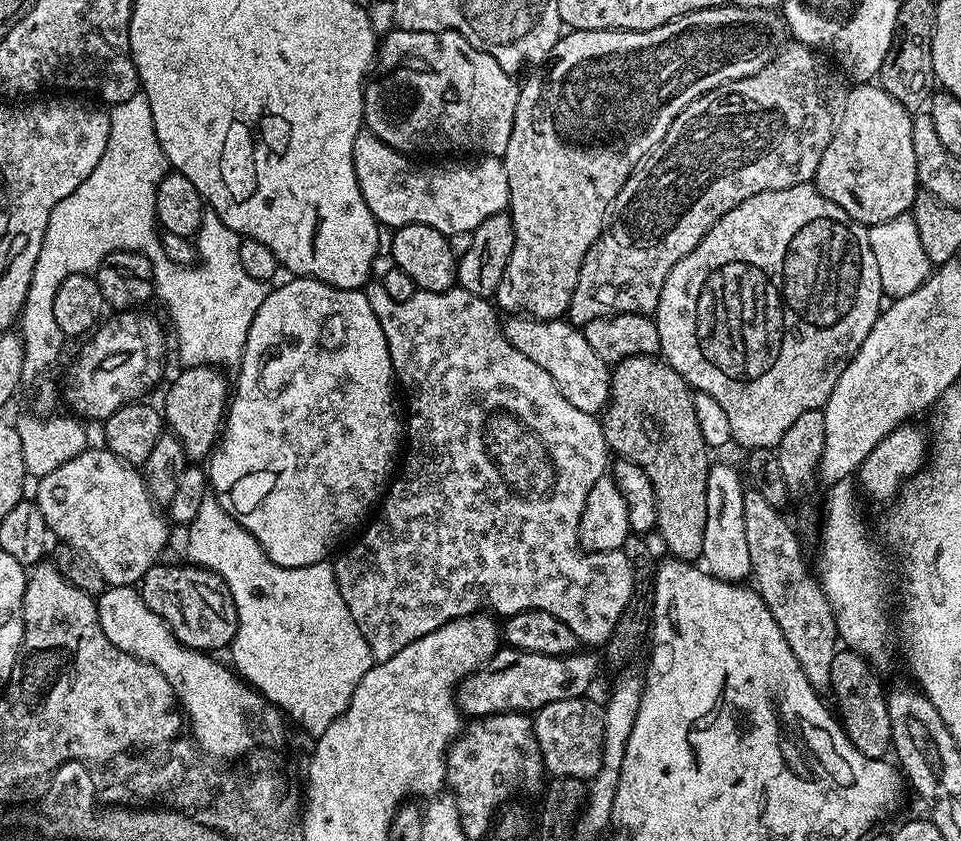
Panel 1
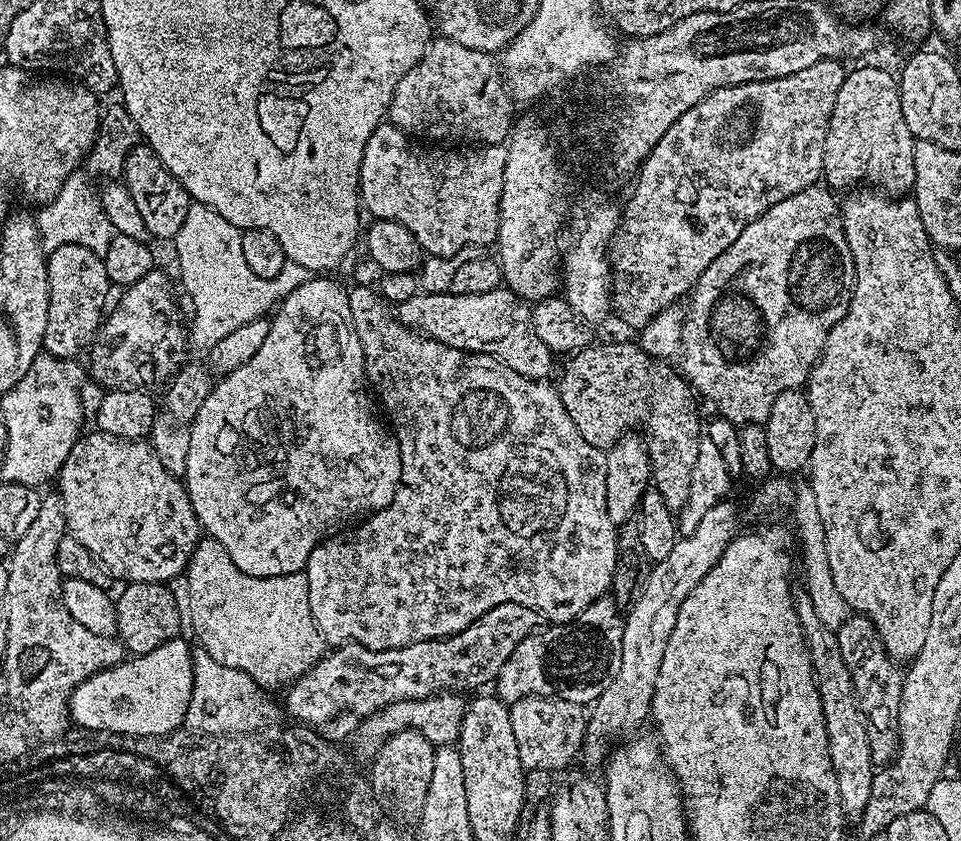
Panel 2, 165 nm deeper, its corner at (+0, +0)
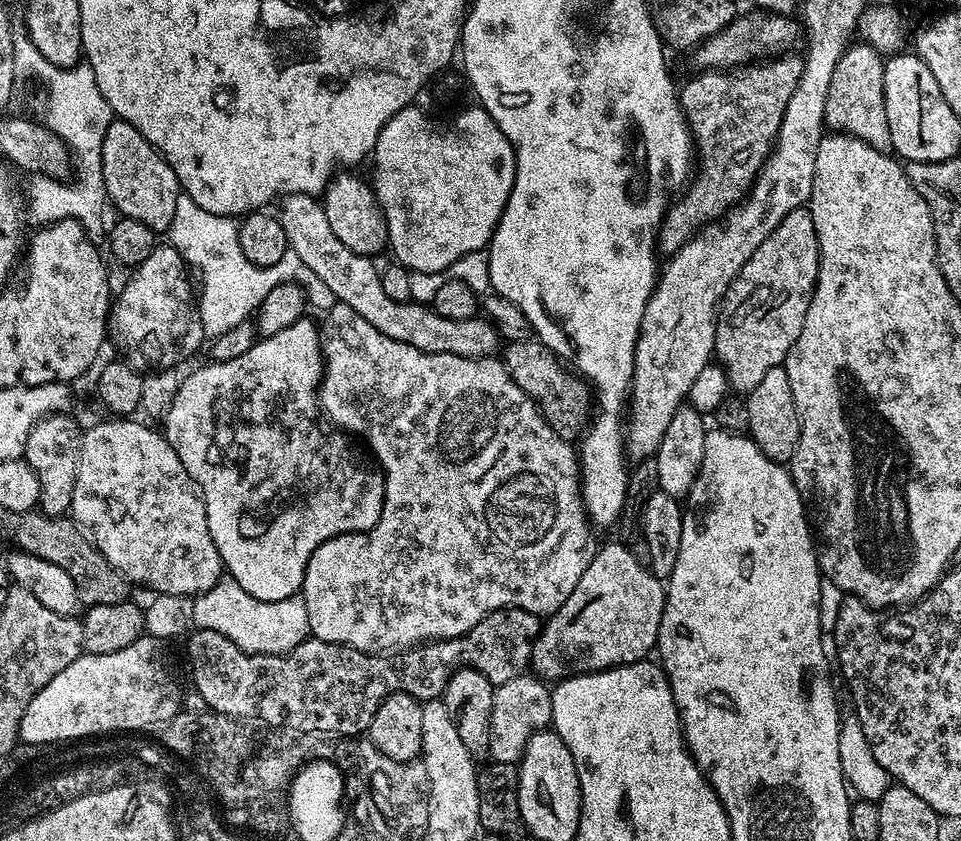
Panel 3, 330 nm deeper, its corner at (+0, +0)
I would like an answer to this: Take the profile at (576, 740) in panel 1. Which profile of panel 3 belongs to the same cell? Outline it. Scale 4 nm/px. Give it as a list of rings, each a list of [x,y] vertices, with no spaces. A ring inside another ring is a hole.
[[[532,674],[510,678],[510,682],[495,685],[494,706],[490,710],[490,734],[487,755],[498,764],[516,764],[524,755],[524,747],[535,732],[543,732],[552,722],[552,694],[545,681]]]

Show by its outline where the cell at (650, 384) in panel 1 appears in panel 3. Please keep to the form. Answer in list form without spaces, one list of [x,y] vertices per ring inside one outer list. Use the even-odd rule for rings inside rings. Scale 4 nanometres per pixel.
[[[513,340],[507,347],[503,349],[502,359],[510,378],[514,378],[514,382],[522,386],[524,393],[540,407],[548,425],[562,439],[575,441],[587,429],[594,408],[594,396],[589,385],[582,382],[577,373],[565,367],[541,340]]]

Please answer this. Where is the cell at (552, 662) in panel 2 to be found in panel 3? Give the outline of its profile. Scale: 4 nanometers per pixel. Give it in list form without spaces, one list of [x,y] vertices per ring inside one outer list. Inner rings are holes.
[[[604,544],[597,547],[586,574],[578,578],[578,586],[570,590],[570,598],[543,621],[539,636],[532,647],[531,671],[545,682],[559,682],[568,676],[587,672],[601,672],[620,664],[635,664],[656,648],[658,630],[664,613],[665,581],[658,579],[652,569],[642,563],[641,557],[624,544]]]

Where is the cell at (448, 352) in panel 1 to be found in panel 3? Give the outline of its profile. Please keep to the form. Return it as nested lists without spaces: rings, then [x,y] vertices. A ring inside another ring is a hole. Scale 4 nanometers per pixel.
[[[339,302],[333,303],[331,306],[333,308],[329,310],[328,317],[325,318],[324,324],[322,323],[324,375],[320,378],[318,408],[323,415],[324,412],[328,415],[329,421],[327,420],[327,423],[329,425],[335,426],[337,429],[343,430],[353,437],[355,437],[354,435],[364,436],[365,442],[368,443],[369,450],[376,455],[377,461],[375,460],[375,463],[378,465],[379,471],[384,474],[384,505],[382,506],[382,514],[378,518],[378,522],[370,531],[347,532],[341,536],[335,536],[326,542],[322,542],[322,546],[318,546],[318,550],[314,550],[314,554],[310,558],[310,562],[304,571],[304,587],[302,589],[302,595],[306,602],[306,618],[308,619],[309,633],[311,633],[315,639],[321,640],[322,642],[342,644],[350,648],[357,648],[359,652],[392,654],[397,650],[415,648],[425,642],[453,640],[455,636],[465,636],[471,628],[478,626],[478,622],[482,622],[482,618],[486,618],[491,612],[498,611],[499,608],[521,608],[530,614],[534,614],[538,618],[551,616],[553,612],[558,610],[558,606],[562,606],[562,602],[566,602],[566,598],[570,598],[570,590],[574,590],[574,586],[578,586],[578,578],[582,578],[582,574],[586,574],[586,566],[590,566],[592,556],[596,553],[598,547],[598,540],[592,537],[592,532],[594,533],[593,525],[588,519],[588,513],[584,511],[584,500],[580,496],[580,461],[578,459],[577,449],[573,447],[569,441],[562,439],[559,434],[548,425],[546,418],[540,412],[540,407],[524,393],[522,386],[518,386],[514,382],[514,378],[510,378],[503,359],[459,356],[458,354],[446,354],[445,352],[423,352],[414,346],[410,346],[406,342],[398,342],[394,338],[390,338],[386,334],[374,330],[374,326],[370,326],[370,322],[366,322],[366,318],[362,318],[362,314],[358,314],[358,310],[350,310],[350,306]]]

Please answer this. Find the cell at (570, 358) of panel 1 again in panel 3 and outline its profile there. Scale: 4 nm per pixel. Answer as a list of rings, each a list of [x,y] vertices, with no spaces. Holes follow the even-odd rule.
[[[295,192],[283,197],[279,204],[278,215],[282,230],[286,230],[290,251],[298,254],[304,265],[314,274],[318,274],[322,282],[326,282],[328,296],[333,301],[350,306],[350,310],[358,310],[358,314],[362,314],[362,318],[366,318],[366,322],[370,322],[374,330],[398,342],[406,342],[423,352],[445,352],[477,358],[492,358],[497,355],[502,337],[491,320],[479,315],[468,320],[442,318],[442,314],[438,314],[427,303],[403,304],[388,297],[386,290],[382,290],[377,265],[372,265],[375,264],[373,257],[354,254],[354,250],[347,248],[334,235],[334,230],[330,230],[330,222],[326,222],[324,205],[317,197]]]

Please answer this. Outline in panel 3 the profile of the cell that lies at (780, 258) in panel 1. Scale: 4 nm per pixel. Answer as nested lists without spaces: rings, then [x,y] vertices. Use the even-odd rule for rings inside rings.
[[[807,207],[795,208],[772,233],[754,250],[752,257],[742,266],[742,270],[730,282],[723,300],[716,313],[716,351],[715,359],[724,368],[728,379],[728,387],[733,393],[747,394],[762,382],[766,370],[779,368],[788,357],[790,346],[798,338],[802,330],[802,322],[806,318],[806,310],[810,306],[812,291],[816,288],[820,251],[818,238],[814,230],[811,211]]]

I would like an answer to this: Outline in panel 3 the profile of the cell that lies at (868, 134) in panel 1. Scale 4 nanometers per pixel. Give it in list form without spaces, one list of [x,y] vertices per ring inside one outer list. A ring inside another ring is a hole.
[[[855,44],[845,48],[838,58],[838,66],[834,66],[830,90],[826,94],[824,122],[832,132],[847,132],[880,152],[888,152],[892,147],[892,139],[890,122],[886,122],[884,60],[871,44]]]

